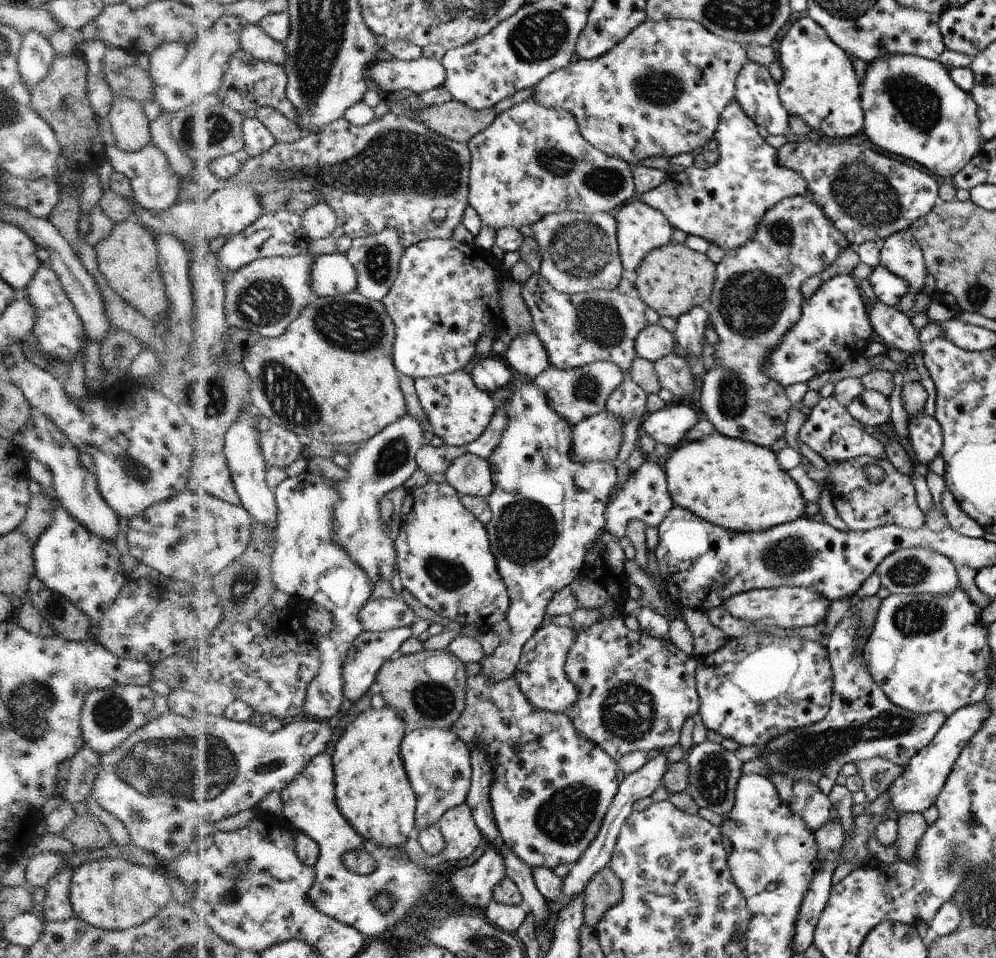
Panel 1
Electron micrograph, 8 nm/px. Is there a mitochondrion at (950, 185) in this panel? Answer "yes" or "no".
no

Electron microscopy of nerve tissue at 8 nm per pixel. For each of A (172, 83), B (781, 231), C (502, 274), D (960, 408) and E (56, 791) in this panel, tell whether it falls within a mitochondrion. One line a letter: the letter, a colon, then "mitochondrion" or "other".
A: other
B: mitochondrion
C: other
D: other
E: other

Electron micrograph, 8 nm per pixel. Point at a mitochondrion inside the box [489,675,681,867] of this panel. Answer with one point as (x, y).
(565, 818)

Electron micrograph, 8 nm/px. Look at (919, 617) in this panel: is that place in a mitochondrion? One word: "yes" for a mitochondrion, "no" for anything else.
yes

